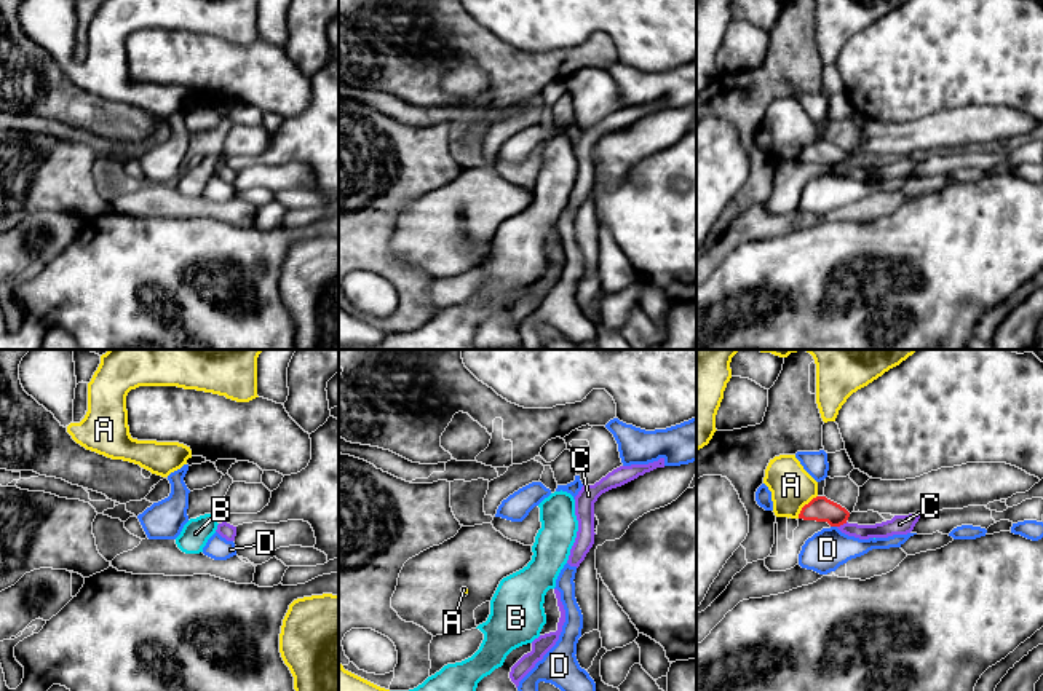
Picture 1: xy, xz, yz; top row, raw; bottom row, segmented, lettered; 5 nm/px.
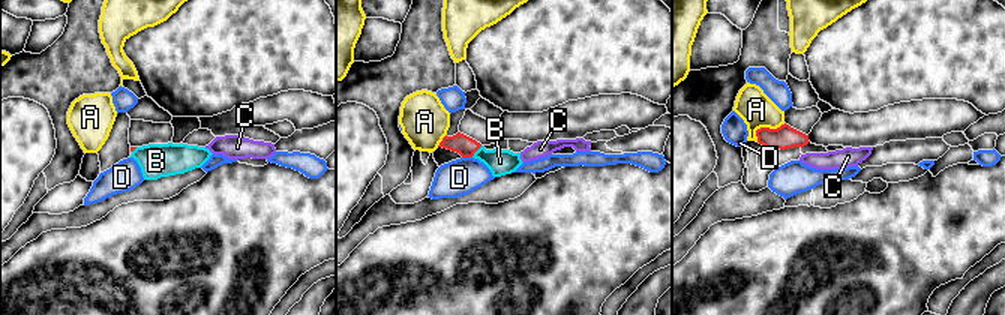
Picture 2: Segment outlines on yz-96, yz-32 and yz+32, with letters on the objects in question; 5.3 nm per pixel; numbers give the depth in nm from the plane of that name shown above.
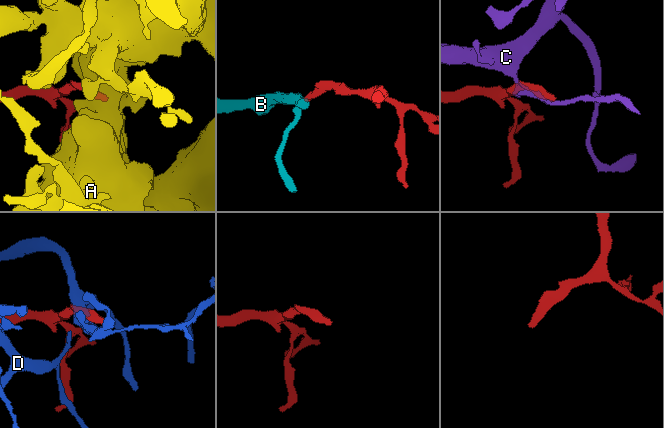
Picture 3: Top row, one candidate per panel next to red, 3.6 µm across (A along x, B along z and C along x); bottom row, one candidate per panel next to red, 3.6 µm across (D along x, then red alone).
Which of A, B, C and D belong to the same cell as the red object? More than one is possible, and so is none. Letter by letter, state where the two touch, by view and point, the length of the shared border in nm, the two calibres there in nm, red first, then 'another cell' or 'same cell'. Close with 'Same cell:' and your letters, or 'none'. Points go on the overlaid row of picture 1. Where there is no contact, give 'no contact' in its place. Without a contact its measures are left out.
A: meets red in yz at (804, 506); contact 160 nm long; 130 nm thick on the red side, 220 nm on the other; another cell
B: no contact; same cell
C: meets red in yz at (842, 524); contact 60 nm long; 130 nm thick on the red side, 80 nm on the other; another cell
D: meets red in yz at (834, 525); contact 30 nm long; 130 nm thick on the red side, 200 nm on the other; another cell
Same cell: B

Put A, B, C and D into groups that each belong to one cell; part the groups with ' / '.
A / B / C / D

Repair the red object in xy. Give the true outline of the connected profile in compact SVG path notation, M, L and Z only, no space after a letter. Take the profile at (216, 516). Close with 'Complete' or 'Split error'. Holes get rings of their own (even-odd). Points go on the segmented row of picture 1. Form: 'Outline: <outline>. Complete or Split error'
Outline: M204 514L196 519L190 519L180 535L176 538L177 547L185 554L200 554L206 546L208 539L217 530L217 517L220 514Z. Split error

